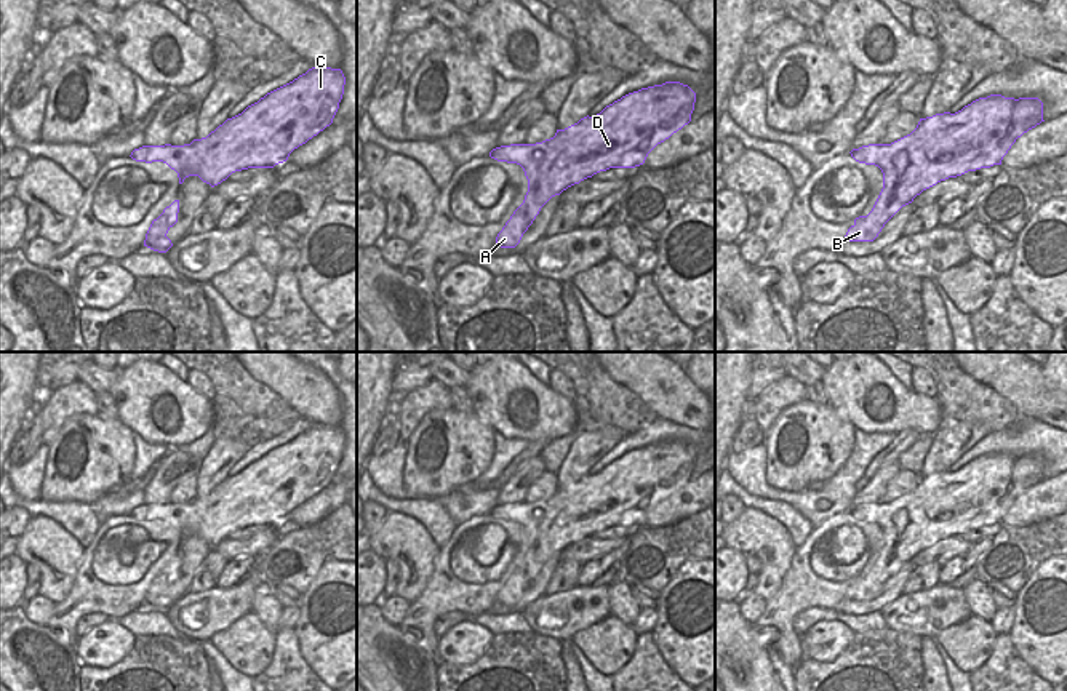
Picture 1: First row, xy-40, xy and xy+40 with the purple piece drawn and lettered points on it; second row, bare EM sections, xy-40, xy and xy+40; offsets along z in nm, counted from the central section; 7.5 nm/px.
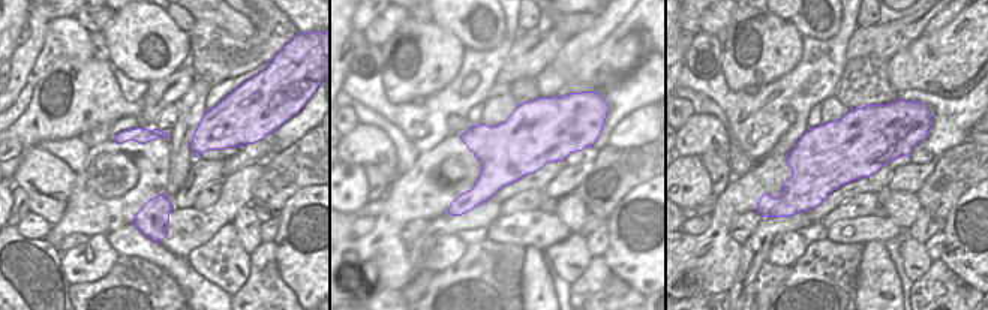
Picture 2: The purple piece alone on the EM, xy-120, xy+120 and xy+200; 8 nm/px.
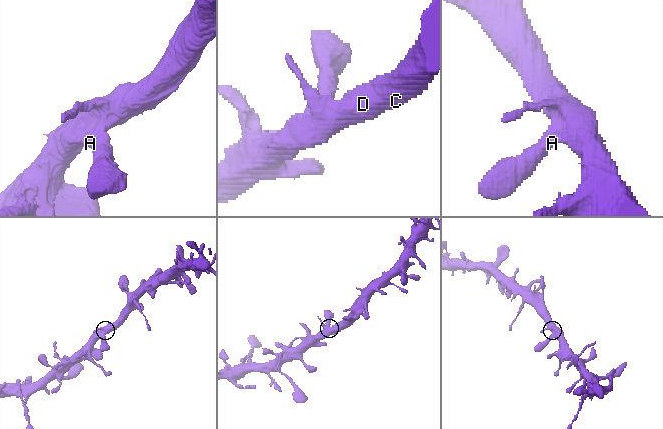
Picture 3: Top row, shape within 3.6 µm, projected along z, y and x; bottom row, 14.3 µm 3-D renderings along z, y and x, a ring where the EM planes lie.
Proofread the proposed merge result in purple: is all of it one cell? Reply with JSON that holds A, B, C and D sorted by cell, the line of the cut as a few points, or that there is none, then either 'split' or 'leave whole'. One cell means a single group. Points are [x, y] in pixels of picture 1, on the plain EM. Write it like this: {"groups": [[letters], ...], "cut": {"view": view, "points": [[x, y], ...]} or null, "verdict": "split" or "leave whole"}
{"groups": [["A", "B", "C", "D"]], "cut": null, "verdict": "leave whole"}

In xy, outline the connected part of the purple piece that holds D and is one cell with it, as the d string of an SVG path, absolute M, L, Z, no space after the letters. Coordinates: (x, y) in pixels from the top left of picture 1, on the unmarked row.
M665 440L629 451L542 501L493 507L491 517L520 523L528 537L525 558L498 592L498 605L515 606L541 566L568 545L609 526L643 523L657 502L691 480L694 461L688 443Z

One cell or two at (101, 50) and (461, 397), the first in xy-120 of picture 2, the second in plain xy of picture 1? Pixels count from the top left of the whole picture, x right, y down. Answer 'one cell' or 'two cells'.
one cell

